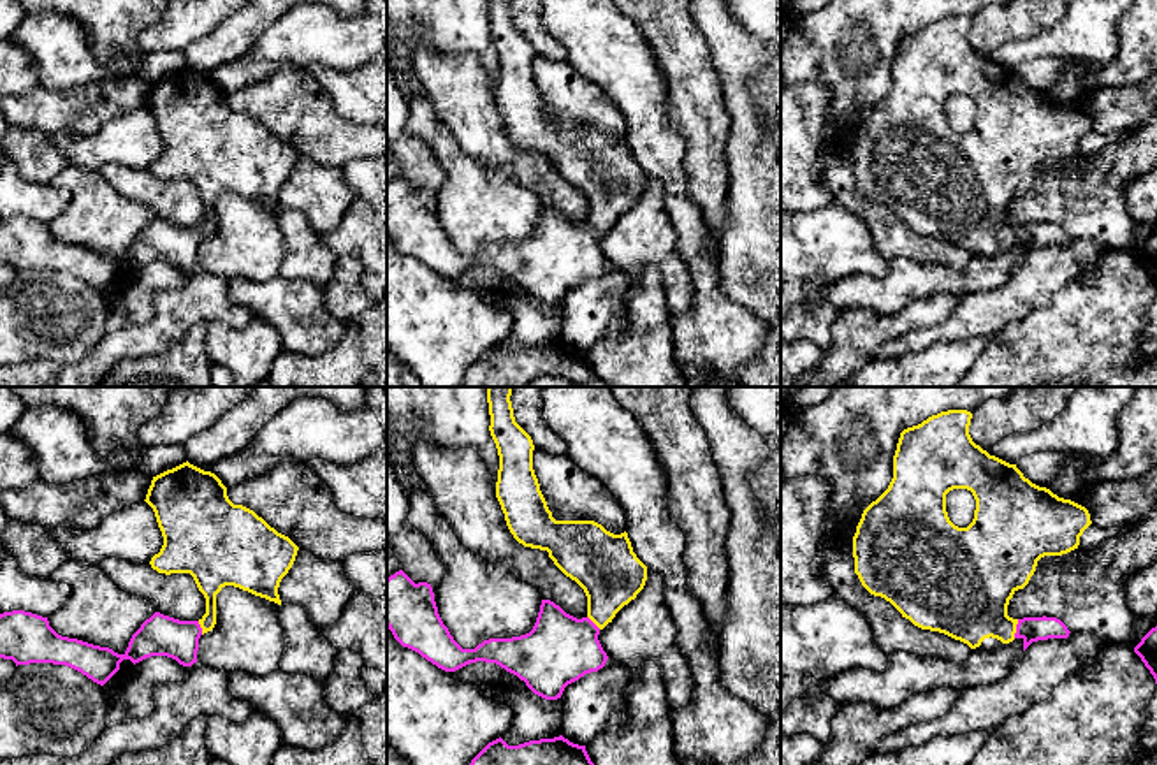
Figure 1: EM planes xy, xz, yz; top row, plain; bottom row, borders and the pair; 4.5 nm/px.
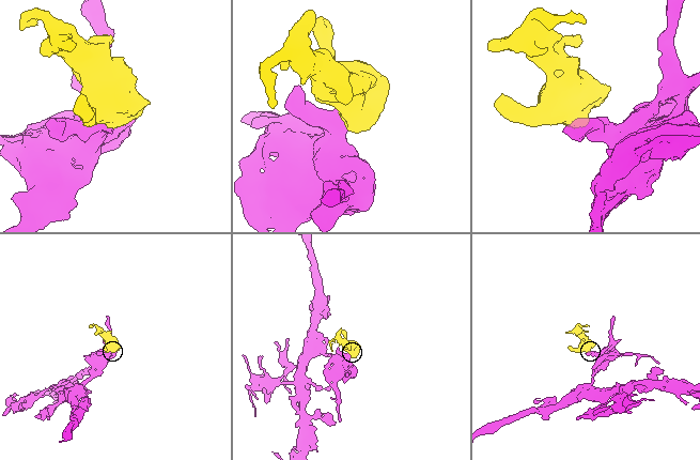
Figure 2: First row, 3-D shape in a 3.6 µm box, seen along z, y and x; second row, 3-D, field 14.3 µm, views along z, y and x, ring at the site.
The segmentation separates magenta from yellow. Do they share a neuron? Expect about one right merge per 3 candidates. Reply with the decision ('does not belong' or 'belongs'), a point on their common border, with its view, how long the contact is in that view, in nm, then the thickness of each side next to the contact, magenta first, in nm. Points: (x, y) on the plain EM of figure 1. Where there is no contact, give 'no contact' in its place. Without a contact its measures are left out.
belongs; contact yz (1017, 234); length 90 nm; calibres 110 and 360 nm

